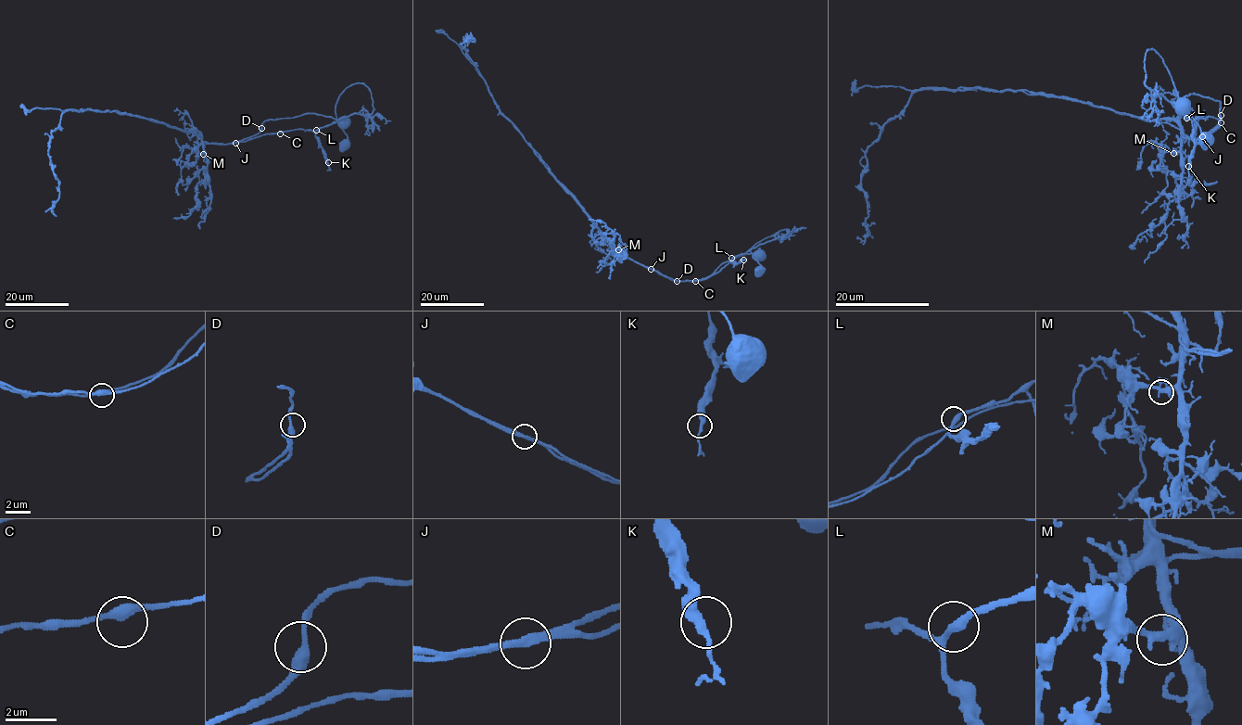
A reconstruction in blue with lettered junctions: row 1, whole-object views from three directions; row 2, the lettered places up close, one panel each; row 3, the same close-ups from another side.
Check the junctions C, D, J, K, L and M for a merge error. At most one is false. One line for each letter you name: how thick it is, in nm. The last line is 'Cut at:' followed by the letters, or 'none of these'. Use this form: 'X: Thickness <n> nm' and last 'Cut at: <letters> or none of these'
J: Thickness 300 nm
Cut at: J

